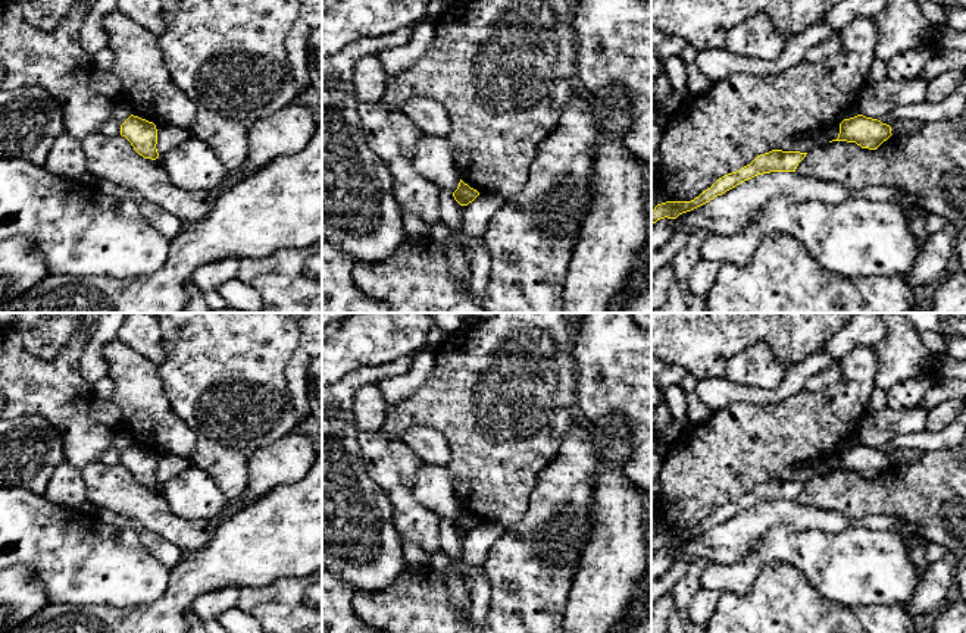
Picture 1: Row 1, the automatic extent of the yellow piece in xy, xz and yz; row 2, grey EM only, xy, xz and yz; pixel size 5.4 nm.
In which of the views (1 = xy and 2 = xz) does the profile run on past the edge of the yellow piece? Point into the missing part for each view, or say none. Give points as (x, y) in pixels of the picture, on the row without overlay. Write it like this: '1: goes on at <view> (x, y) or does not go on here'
1: does not go on here
2: does not go on here

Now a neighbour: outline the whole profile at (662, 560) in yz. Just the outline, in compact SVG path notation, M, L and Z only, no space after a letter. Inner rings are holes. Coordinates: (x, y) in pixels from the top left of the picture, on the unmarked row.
M660 548L651 554L651 583L660 579L676 560L675 548Z

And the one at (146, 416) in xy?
M118 338L107 342L104 357L115 383L110 401L121 411L121 424L134 445L154 454L190 460L196 435L172 411L157 364L132 351Z

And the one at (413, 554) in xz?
M401 536L403 557L409 565L428 565L431 555L419 543Z

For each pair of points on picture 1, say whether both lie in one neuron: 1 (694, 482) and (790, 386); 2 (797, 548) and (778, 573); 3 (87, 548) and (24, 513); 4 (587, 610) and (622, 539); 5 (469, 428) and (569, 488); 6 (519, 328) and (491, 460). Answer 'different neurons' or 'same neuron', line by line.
1: different neurons
2: different neurons
3: same neuron
4: same neuron
5: different neurons
6: same neuron

